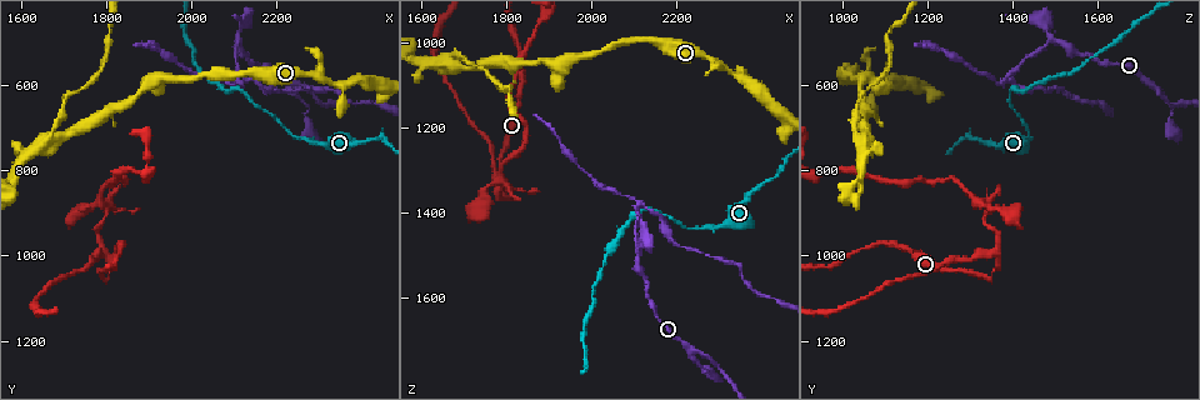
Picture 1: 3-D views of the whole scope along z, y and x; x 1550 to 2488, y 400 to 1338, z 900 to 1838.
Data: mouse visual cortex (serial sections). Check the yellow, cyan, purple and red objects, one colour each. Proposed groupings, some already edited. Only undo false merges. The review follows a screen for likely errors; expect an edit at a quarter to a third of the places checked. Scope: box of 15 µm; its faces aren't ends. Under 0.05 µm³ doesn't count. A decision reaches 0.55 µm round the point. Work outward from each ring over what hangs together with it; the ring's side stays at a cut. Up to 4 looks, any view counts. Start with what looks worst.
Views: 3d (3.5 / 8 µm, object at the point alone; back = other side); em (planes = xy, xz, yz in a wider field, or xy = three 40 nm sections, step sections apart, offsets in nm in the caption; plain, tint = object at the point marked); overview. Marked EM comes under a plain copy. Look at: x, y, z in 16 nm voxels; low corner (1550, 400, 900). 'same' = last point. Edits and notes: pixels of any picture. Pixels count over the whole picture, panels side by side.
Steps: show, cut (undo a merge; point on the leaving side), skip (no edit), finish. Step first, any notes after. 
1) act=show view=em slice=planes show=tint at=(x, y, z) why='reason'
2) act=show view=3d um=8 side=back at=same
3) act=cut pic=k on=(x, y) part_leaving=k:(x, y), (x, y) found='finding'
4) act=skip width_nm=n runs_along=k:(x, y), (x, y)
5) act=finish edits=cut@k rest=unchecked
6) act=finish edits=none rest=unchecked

act=show view=3d um=3.5 at=(2240, 600, 1715) why='side arm on a straight run'

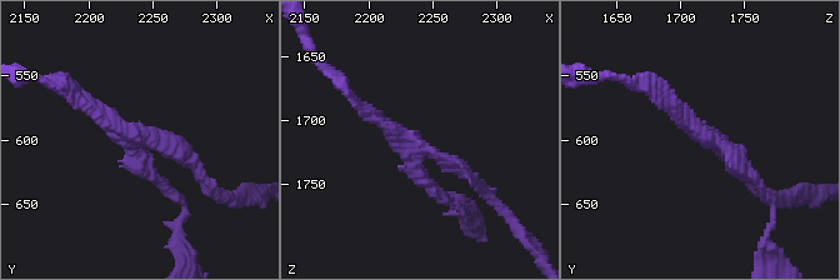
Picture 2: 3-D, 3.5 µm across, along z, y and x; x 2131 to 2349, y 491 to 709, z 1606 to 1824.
act=show view=em slice=xy step=3 show=tint at=(2232, 598, 1714) arms=3 arm_widths_nm=150,200,200

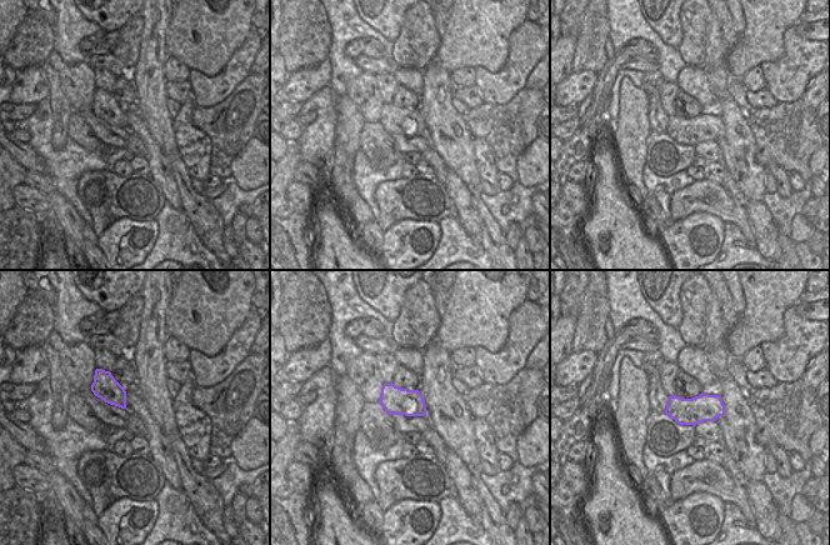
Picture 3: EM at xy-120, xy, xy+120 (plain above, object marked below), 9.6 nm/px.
act=skip runs_along=2:(660, 89), (755, 181) found='one cell here'

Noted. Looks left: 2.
act=show view=3d um=3.5 at=(1665, 720, 1045) why='arms part here'

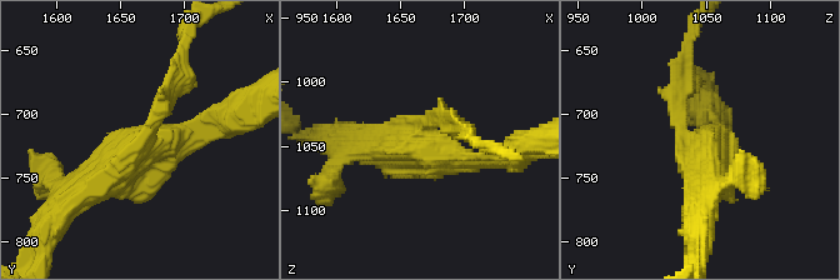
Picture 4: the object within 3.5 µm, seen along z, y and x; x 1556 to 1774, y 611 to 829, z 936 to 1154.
act=show view=em slice=xy step=5 show=tint at=(1668, 722, 1042) why='need the tissue'

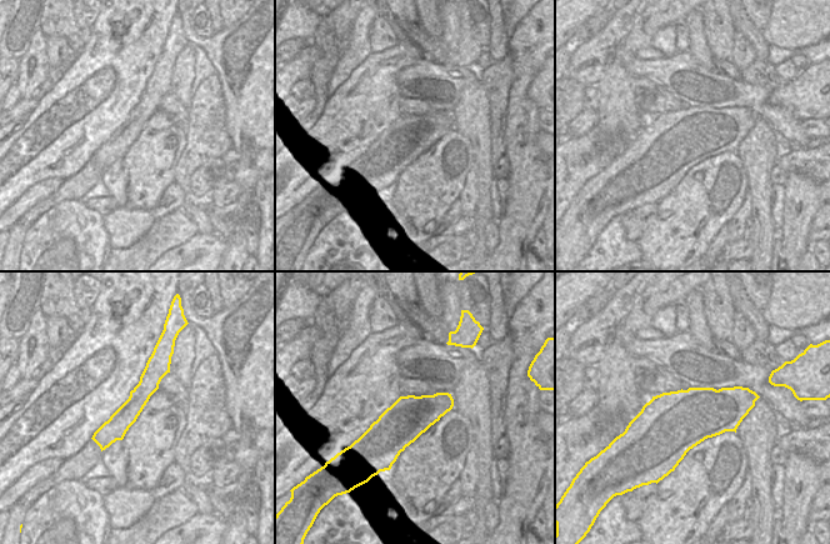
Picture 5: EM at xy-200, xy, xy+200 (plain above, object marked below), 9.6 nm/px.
act=cut pic=4 on=(164, 90) part_leaving=4:(148, 128), (179, 74), (186, 35) found='two cells meet here'

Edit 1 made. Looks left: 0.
act=finish edits=cut@4 rest=unchecked

